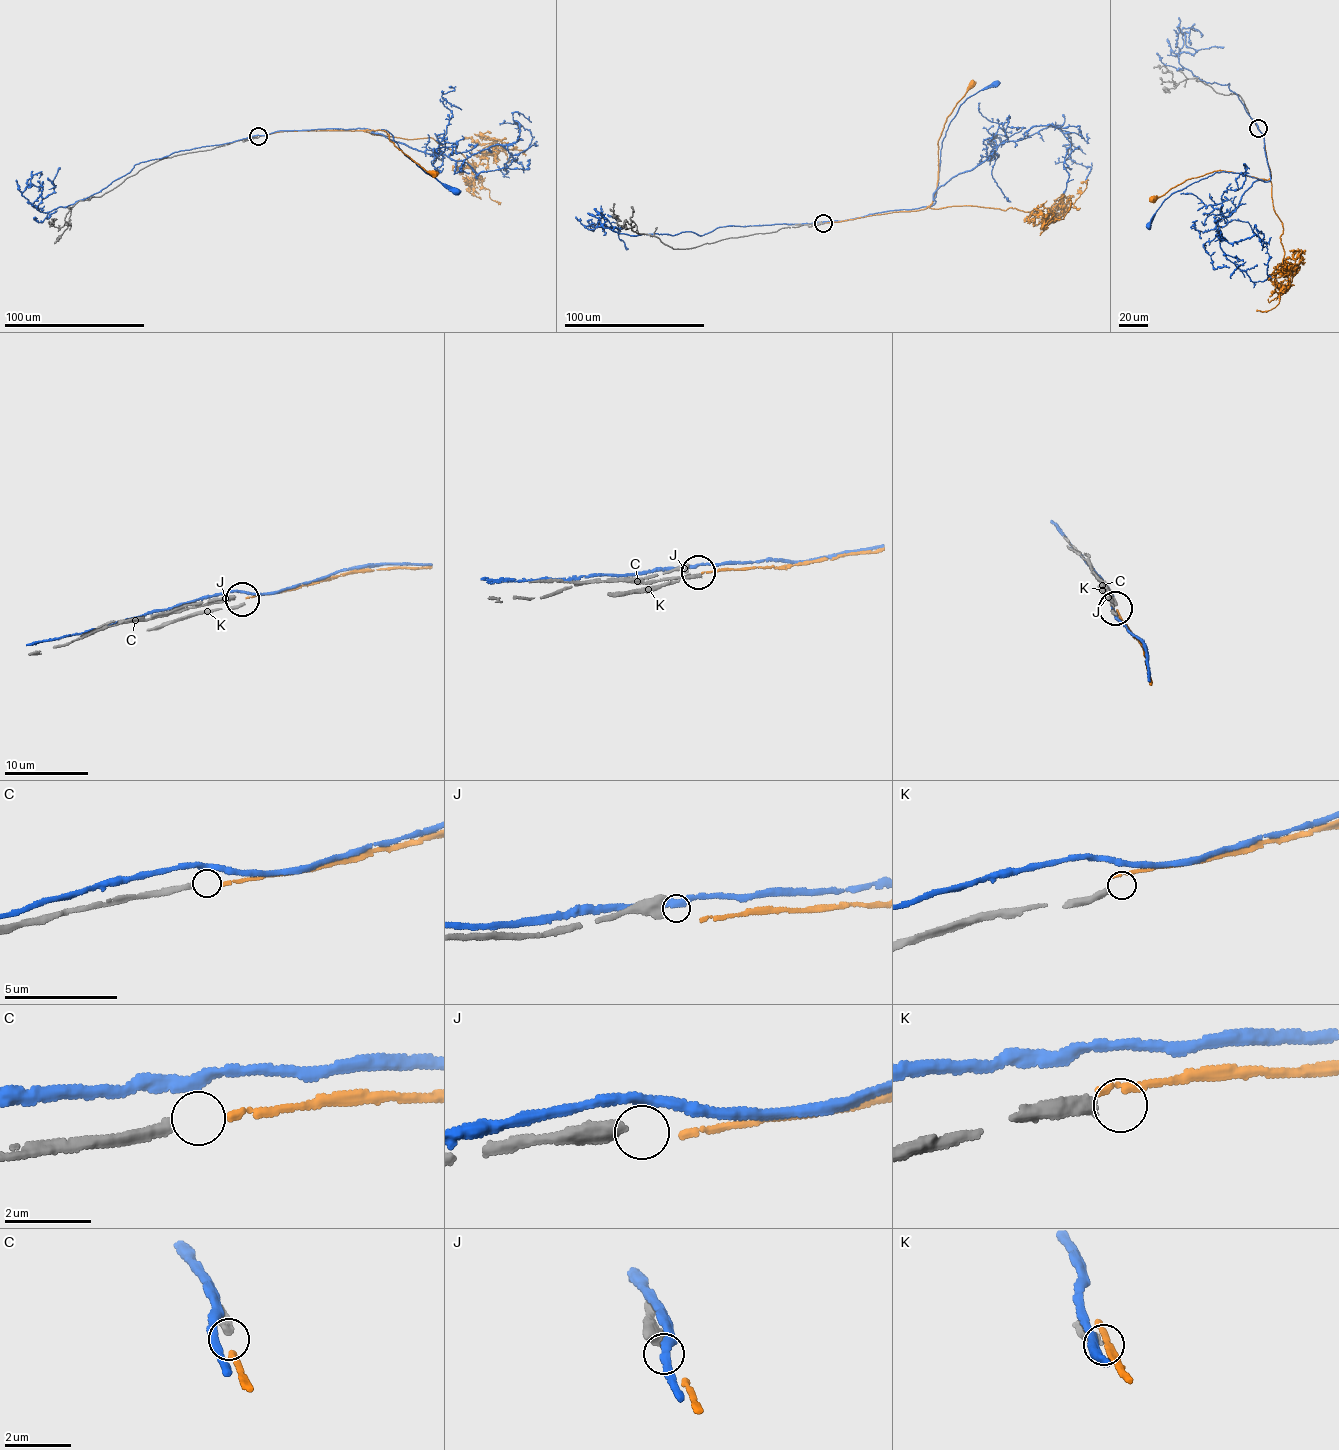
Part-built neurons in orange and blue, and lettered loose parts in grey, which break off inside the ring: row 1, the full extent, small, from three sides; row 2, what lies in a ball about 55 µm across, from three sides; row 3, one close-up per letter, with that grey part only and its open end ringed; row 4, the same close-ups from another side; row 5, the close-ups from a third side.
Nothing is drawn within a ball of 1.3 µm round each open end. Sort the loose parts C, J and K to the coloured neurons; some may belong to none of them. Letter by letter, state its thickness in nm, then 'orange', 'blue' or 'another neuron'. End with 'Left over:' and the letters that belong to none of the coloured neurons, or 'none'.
C: 260 nm thick; orange
J: 500 nm thick; another neuron
K: 320 nm thick; another neuron
Left over: J, K

